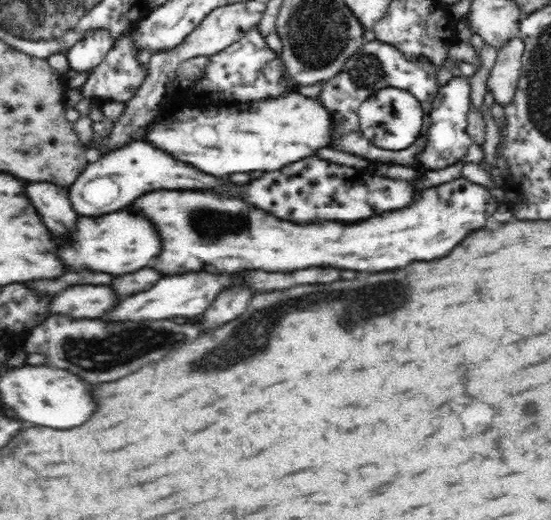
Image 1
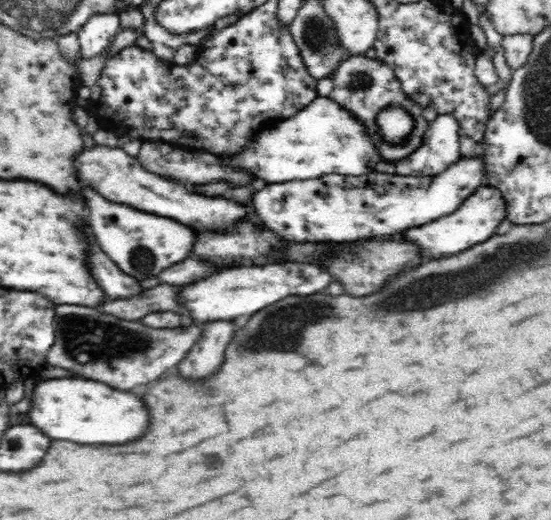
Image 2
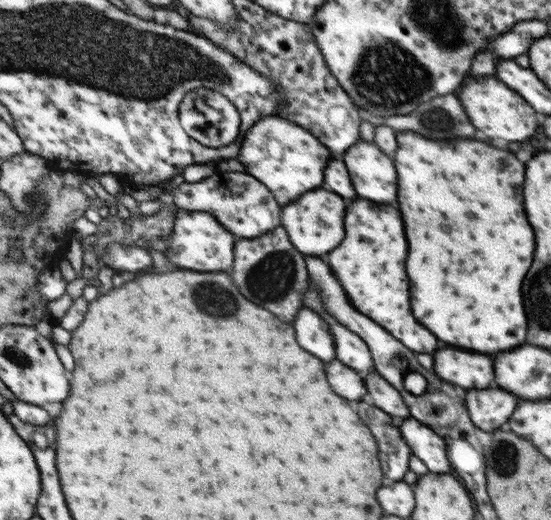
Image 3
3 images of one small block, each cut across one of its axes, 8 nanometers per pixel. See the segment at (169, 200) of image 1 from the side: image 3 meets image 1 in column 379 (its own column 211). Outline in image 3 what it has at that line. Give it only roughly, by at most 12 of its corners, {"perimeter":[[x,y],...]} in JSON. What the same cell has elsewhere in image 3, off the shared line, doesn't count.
{"perimeter":[[178,208],[165,255],[229,272],[237,237],[209,212]]}

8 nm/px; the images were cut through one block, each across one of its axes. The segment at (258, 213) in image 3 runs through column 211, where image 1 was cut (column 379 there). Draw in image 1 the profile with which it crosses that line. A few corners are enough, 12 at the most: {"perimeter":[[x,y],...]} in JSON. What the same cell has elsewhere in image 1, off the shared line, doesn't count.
{"perimeter":[[306,156],[236,188],[282,220],[356,222],[420,189]]}

